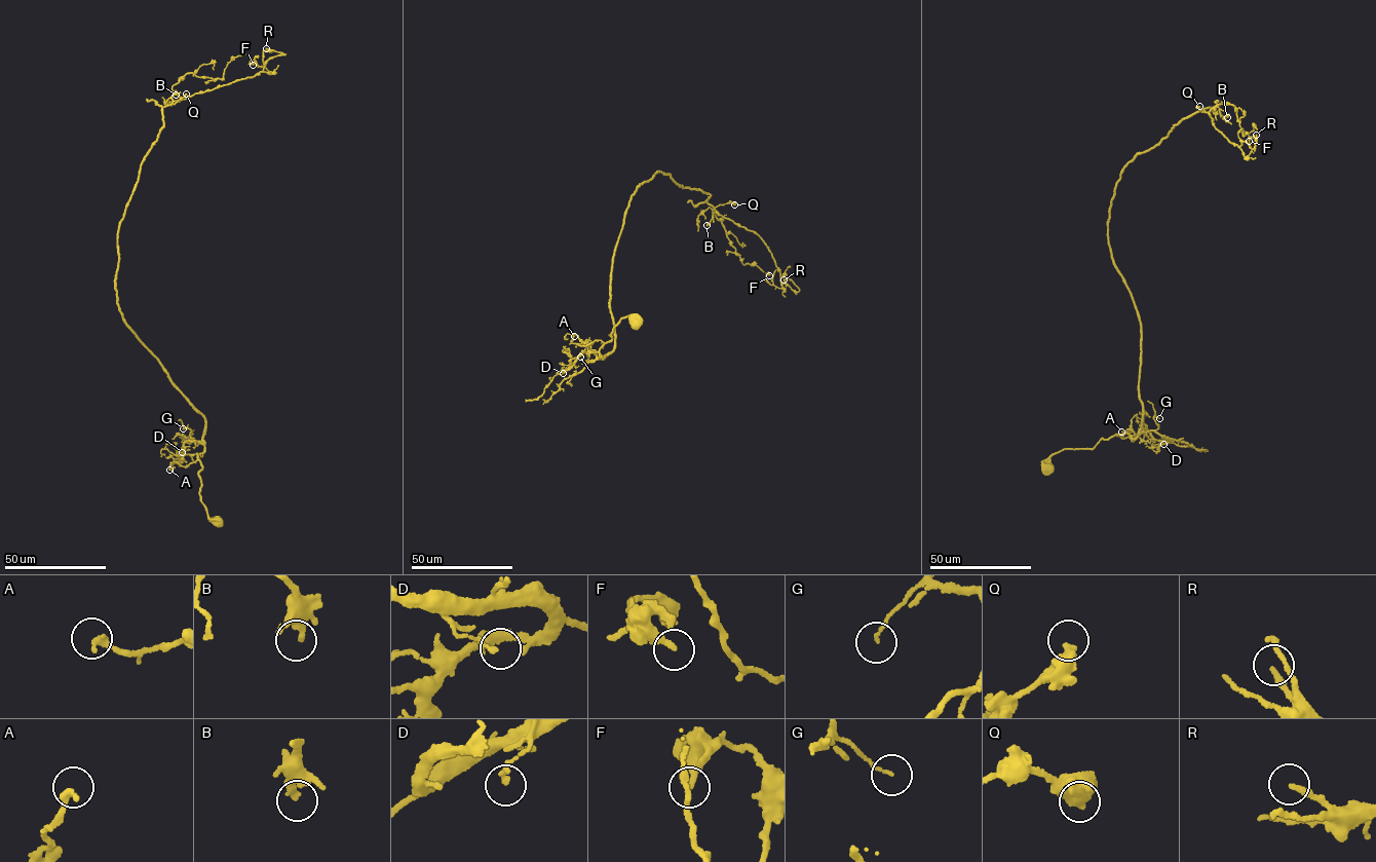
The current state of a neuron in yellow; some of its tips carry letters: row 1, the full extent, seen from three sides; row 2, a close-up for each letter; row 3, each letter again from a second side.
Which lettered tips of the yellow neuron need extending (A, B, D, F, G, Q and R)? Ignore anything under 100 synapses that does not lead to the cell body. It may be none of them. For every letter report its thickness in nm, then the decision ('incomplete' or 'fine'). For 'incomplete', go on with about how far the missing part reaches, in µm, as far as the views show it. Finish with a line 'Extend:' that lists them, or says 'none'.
A: 260 nm | fine
B: 320 nm | fine
D: 150 nm | fine
F: 260 nm | fine
G: 80 nm | fine
Q: 480 nm | fine
R: 220 nm | fine
Extend: none

